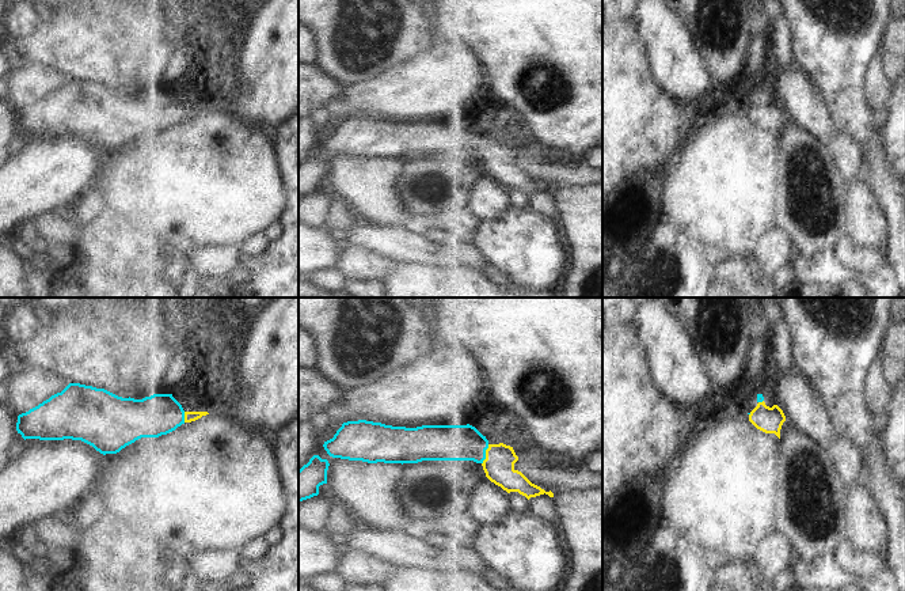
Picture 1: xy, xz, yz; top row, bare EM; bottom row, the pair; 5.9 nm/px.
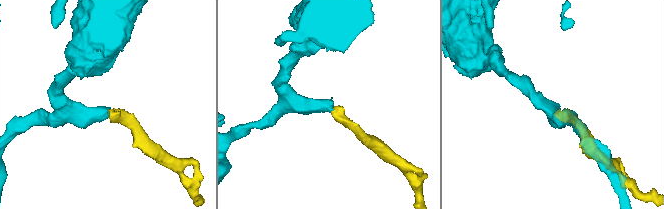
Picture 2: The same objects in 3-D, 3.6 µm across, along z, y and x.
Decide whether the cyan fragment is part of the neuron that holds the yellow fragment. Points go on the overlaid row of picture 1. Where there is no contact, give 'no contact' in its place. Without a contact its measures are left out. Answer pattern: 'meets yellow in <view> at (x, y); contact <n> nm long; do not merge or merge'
meets yellow in xz at (486, 454); contact 130 nm long; merge

